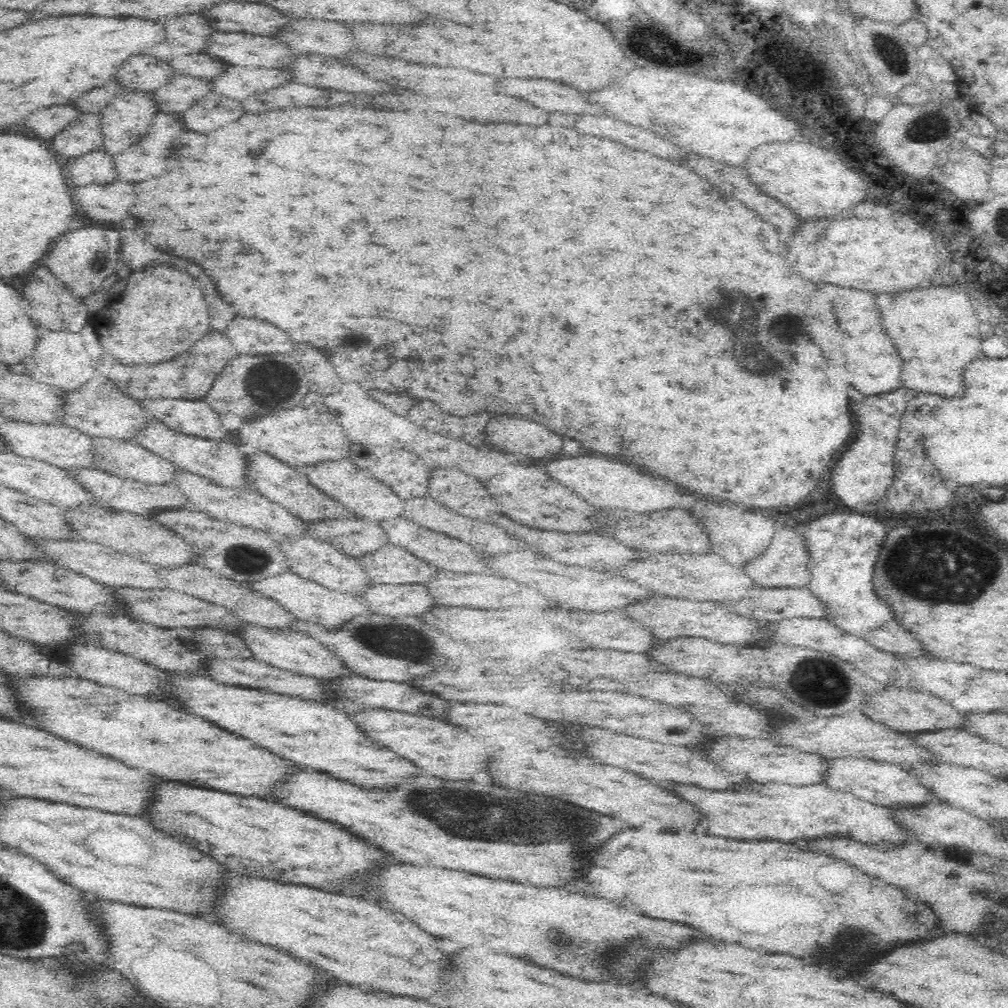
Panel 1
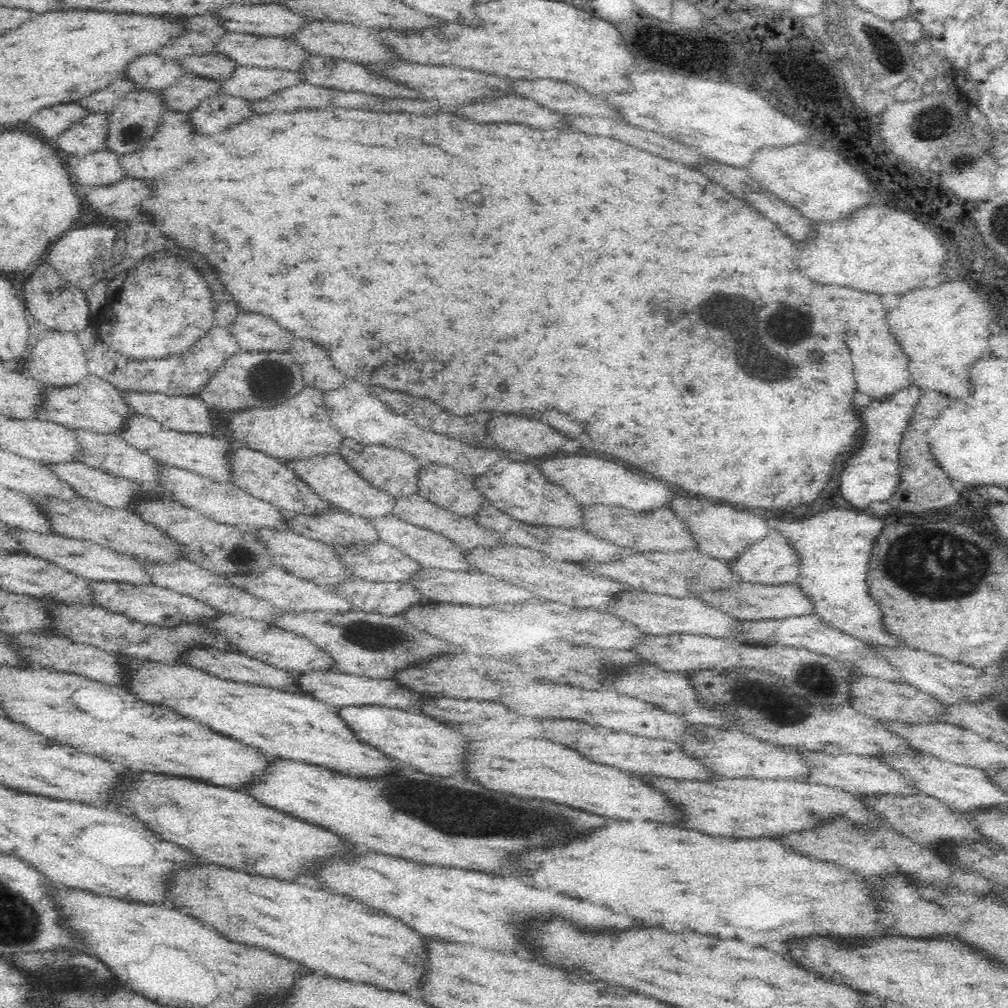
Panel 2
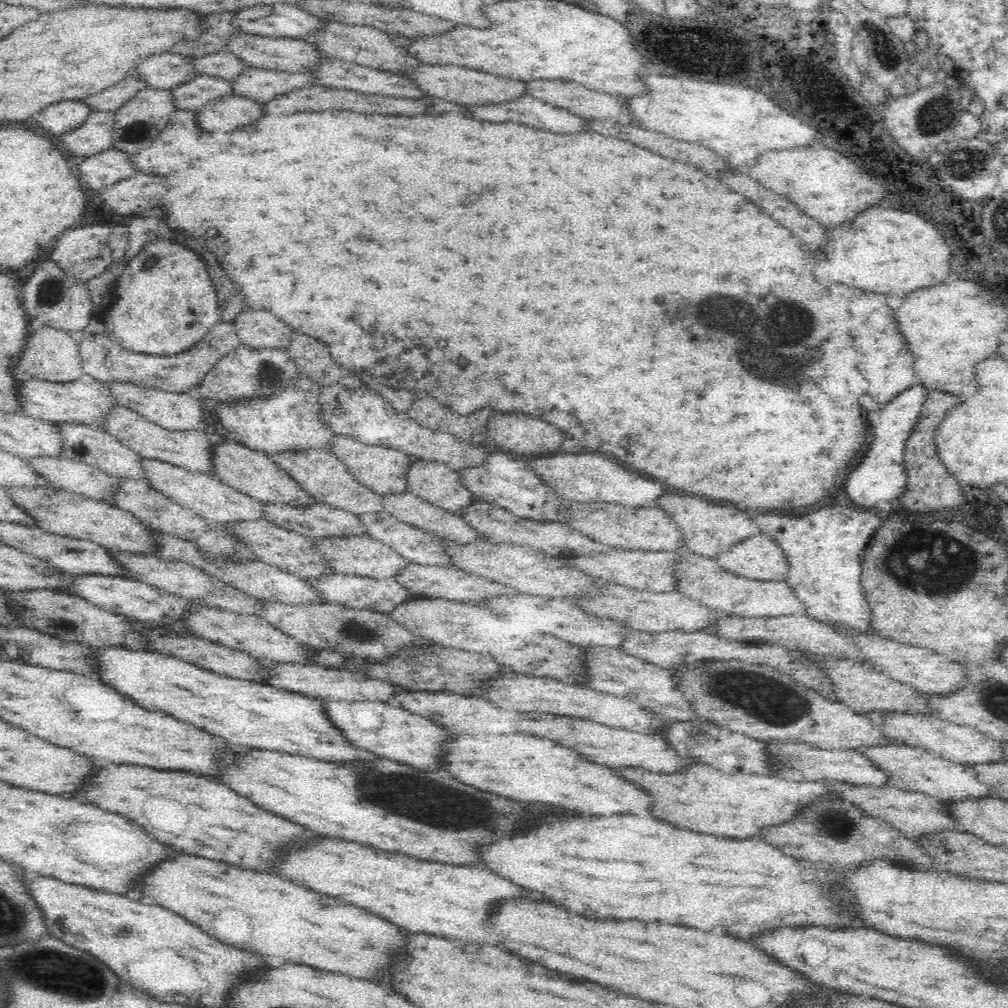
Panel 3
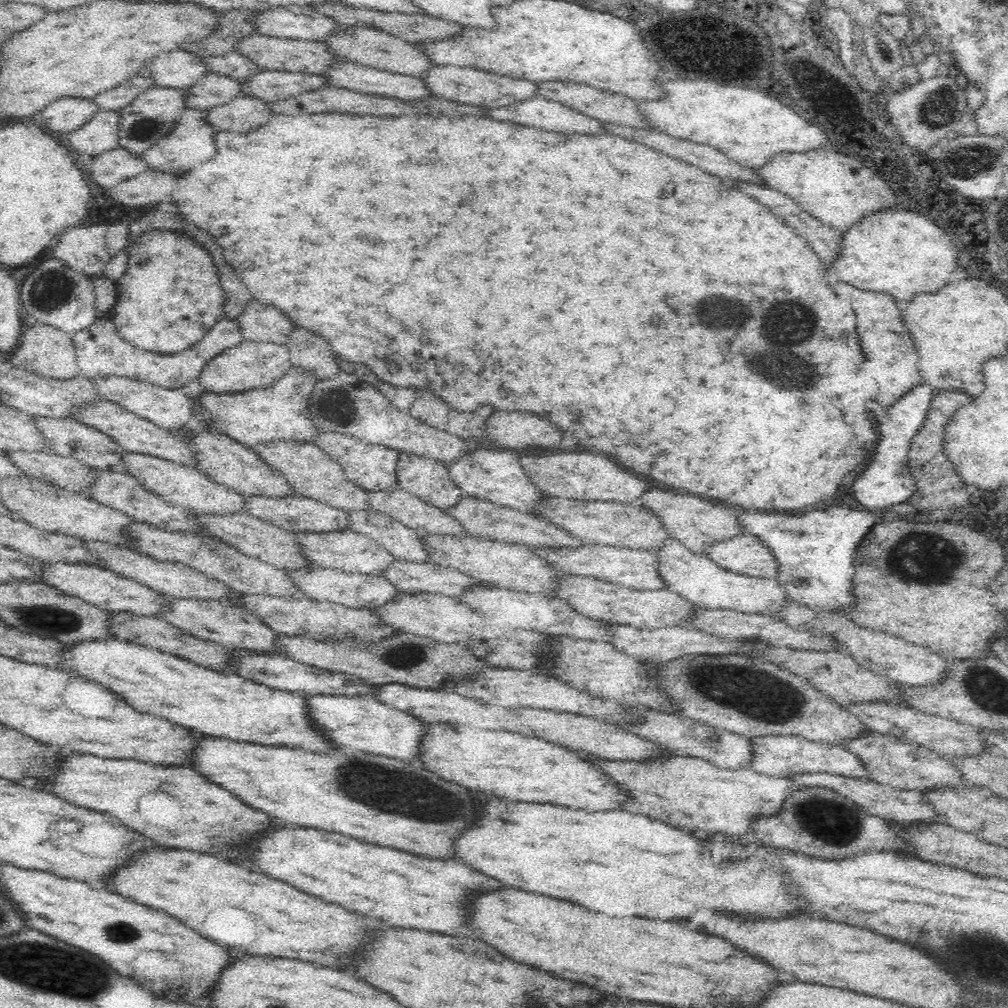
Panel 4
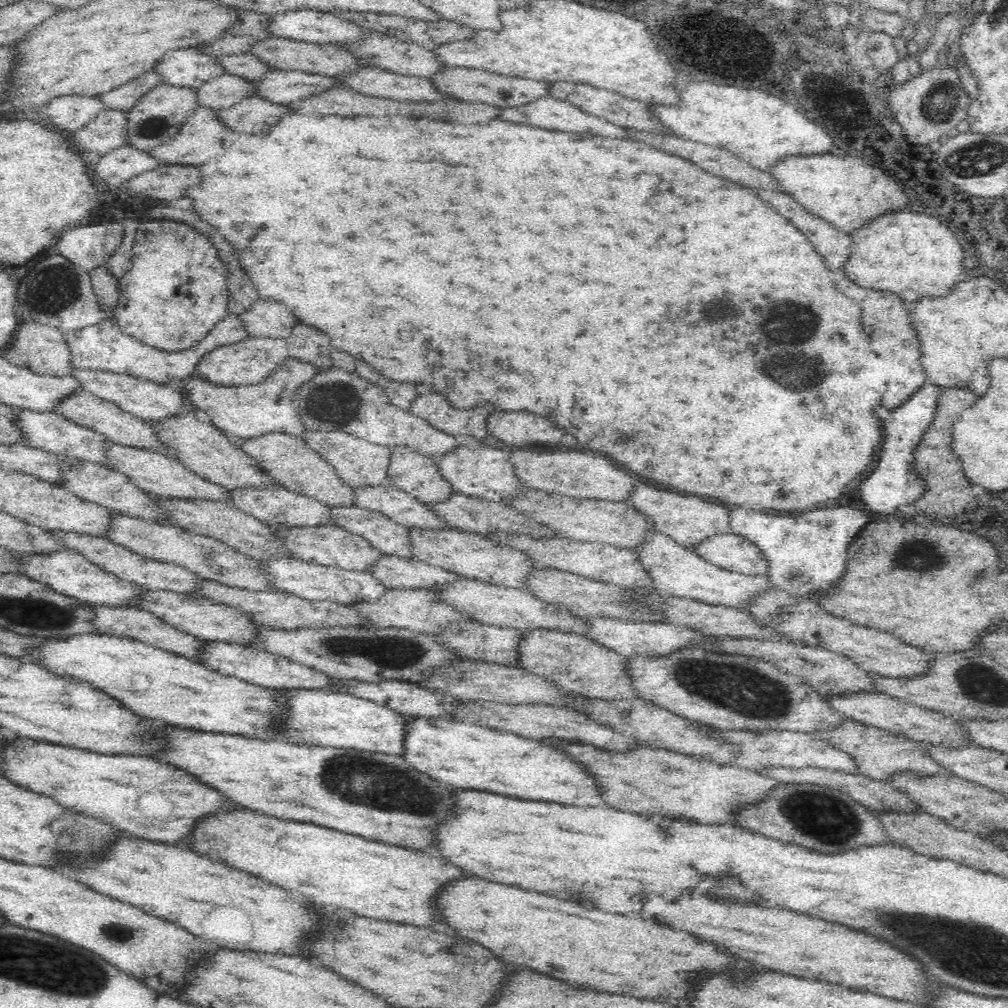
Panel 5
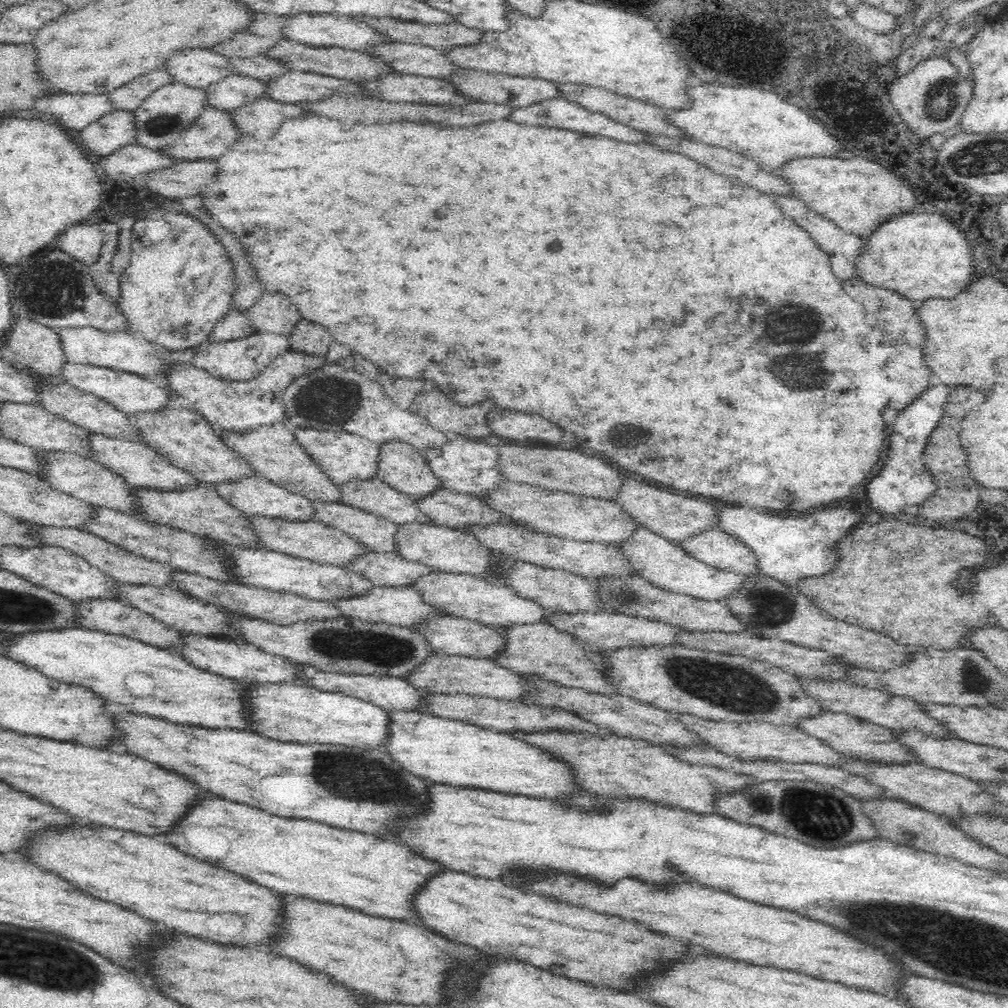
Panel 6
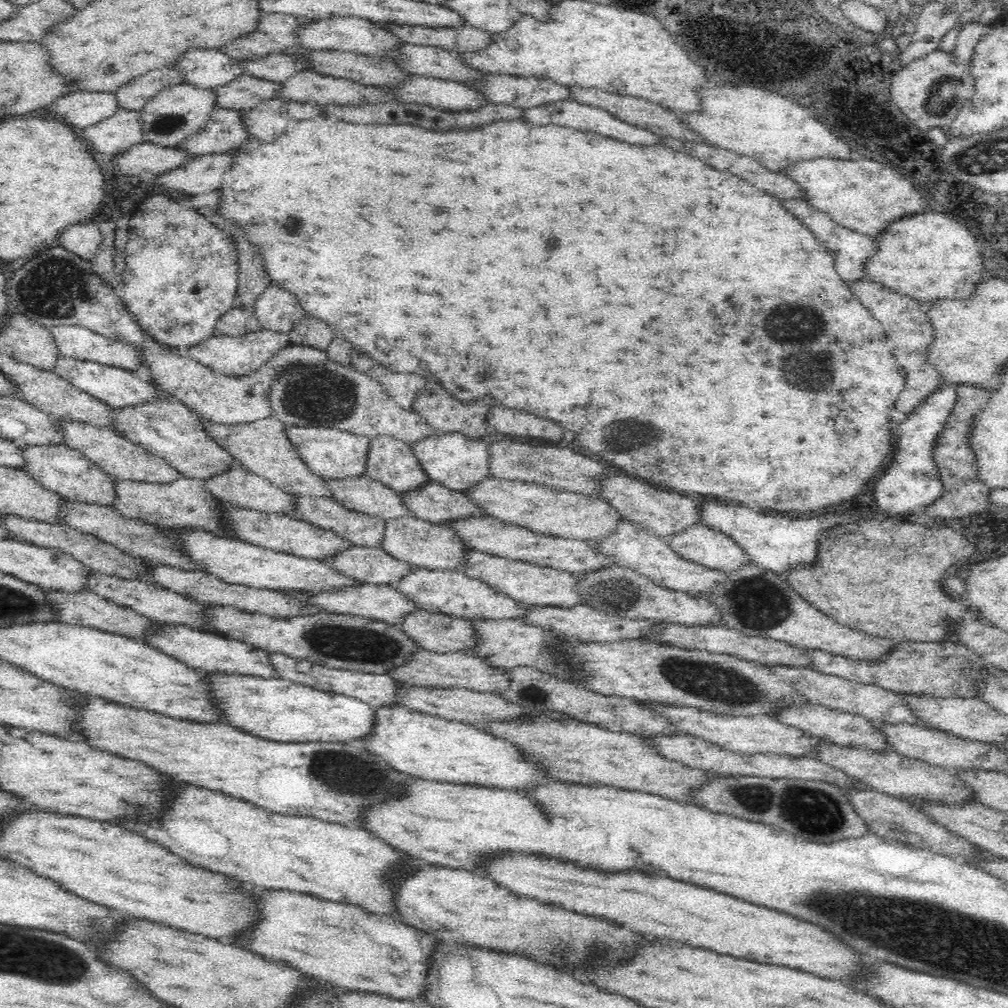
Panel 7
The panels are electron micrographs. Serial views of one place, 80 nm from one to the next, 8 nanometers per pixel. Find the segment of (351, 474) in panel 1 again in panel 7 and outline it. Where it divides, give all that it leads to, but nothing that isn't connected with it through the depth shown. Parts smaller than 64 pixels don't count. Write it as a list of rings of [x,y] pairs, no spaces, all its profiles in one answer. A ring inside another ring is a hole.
[[[277,418],[265,419],[255,424],[242,427],[228,427],[222,424],[205,422],[208,435],[214,437],[222,448],[232,453],[238,462],[250,472],[269,480],[274,486],[300,497],[332,498],[334,492],[329,488],[326,479],[314,473],[308,463],[302,459],[294,443],[290,441],[286,426]]]

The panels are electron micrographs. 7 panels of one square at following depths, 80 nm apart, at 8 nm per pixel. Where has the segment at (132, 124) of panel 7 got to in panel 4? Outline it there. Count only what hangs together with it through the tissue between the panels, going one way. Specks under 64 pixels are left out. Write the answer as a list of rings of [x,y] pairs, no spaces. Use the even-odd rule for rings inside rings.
[[[119,111],[96,112],[88,124],[78,128],[78,132],[68,134],[68,146],[72,152],[86,156],[96,156],[100,152],[116,148],[119,120]]]

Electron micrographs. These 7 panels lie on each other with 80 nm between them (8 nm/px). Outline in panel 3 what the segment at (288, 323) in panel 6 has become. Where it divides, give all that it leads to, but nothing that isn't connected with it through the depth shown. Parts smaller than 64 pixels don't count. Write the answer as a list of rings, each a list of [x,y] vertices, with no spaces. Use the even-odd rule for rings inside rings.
[[[244,310],[233,322],[239,342],[248,348],[274,347],[290,340],[292,330],[286,328],[276,316],[262,310]]]

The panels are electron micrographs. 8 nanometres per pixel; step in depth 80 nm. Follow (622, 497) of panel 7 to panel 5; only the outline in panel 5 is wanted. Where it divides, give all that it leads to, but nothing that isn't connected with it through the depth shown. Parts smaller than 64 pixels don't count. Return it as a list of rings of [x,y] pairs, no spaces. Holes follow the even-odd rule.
[[[640,484],[637,492],[630,498],[629,503],[638,511],[646,513],[646,517],[654,523],[657,532],[664,533],[670,538],[676,539],[682,546],[689,549],[698,548],[704,540],[718,536],[718,534],[730,534],[730,510],[704,502],[696,496],[680,496],[672,492],[662,492],[658,488]]]

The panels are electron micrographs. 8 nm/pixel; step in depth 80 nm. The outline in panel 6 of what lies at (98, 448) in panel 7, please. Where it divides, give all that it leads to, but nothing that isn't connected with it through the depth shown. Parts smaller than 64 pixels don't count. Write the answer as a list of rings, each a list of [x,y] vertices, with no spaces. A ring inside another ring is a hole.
[[[90,432],[90,441],[93,448],[92,458],[106,465],[112,472],[123,476],[134,488],[170,493],[196,489],[198,484],[201,484],[191,472],[178,468],[170,459],[144,442],[128,442],[92,432]]]

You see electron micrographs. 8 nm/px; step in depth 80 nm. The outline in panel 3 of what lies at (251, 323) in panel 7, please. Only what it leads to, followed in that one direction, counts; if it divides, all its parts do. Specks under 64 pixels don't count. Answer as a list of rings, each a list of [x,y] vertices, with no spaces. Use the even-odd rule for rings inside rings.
[[[100,316],[90,320],[88,326],[75,335],[80,344],[85,373],[104,383],[132,384],[134,387],[154,388],[166,393],[181,394],[199,387],[205,377],[242,344],[232,322],[214,325],[191,349],[173,356],[136,355],[126,352],[103,331]]]

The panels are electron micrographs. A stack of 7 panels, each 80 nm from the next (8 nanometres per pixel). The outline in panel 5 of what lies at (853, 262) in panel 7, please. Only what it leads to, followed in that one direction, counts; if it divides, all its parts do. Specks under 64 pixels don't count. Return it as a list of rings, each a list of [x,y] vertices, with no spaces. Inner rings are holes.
[[[756,190],[756,194],[772,204],[788,222],[798,228],[812,244],[830,270],[840,270],[842,260],[846,260],[846,248],[850,246],[850,236],[820,220],[818,216],[806,212],[792,196],[778,190]]]

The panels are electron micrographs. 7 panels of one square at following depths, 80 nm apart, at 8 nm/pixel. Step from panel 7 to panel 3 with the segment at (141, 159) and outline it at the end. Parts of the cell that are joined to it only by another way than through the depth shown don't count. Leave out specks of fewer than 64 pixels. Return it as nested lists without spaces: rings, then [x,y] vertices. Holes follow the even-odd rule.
[[[104,150],[100,154],[88,156],[84,160],[84,182],[92,188],[106,188],[114,182],[120,182],[134,174],[134,168],[130,168],[130,162],[126,160],[126,154],[118,150]]]

